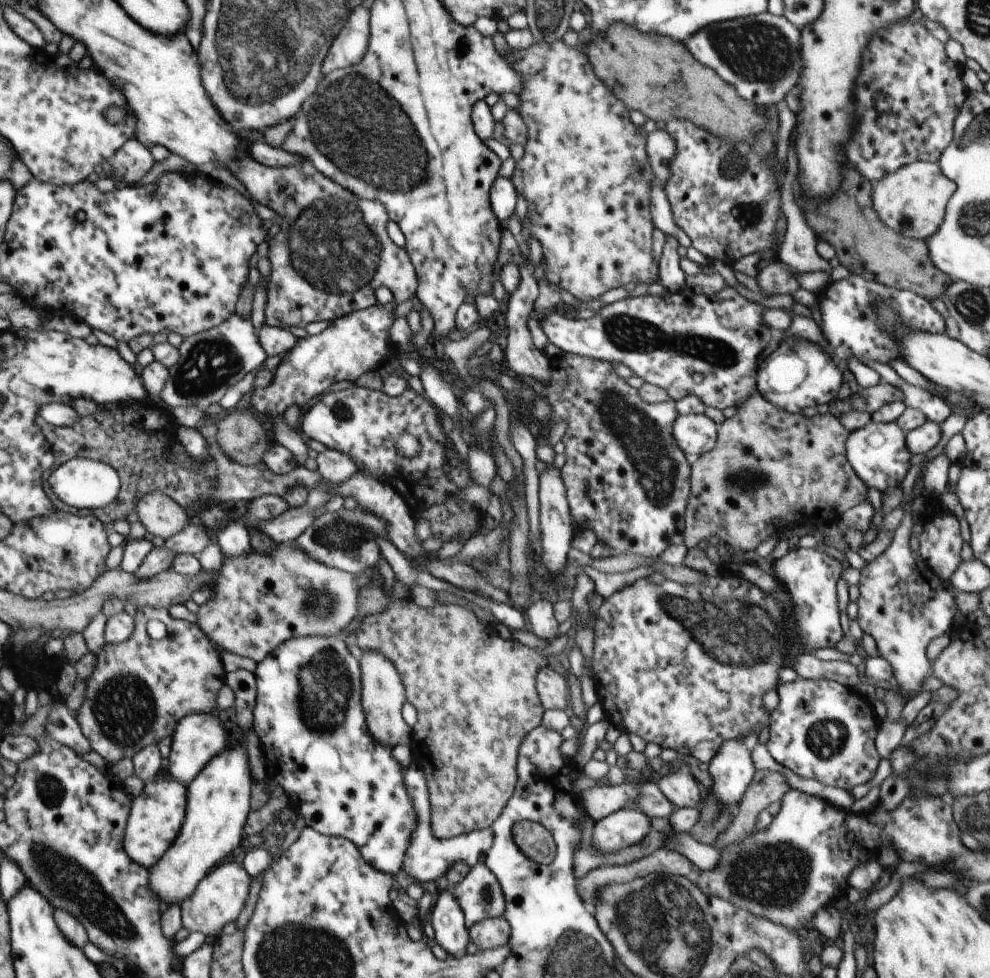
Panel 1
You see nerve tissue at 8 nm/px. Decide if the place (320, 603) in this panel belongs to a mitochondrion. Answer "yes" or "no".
yes

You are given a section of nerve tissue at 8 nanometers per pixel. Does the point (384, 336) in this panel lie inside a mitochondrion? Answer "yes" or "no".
no

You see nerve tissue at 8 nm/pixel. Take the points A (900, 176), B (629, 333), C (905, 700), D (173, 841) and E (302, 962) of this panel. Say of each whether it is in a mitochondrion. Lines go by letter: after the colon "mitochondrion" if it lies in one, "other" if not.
A: other
B: mitochondrion
C: other
D: other
E: mitochondrion

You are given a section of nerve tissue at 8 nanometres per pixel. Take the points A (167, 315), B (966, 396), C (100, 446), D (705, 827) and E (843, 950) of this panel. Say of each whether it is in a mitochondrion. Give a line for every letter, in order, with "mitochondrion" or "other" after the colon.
A: other
B: other
C: mitochondrion
D: mitochondrion
E: other

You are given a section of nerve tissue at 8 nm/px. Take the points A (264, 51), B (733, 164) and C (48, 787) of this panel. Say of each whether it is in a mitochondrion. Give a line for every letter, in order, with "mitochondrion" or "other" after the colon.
A: mitochondrion
B: mitochondrion
C: mitochondrion

